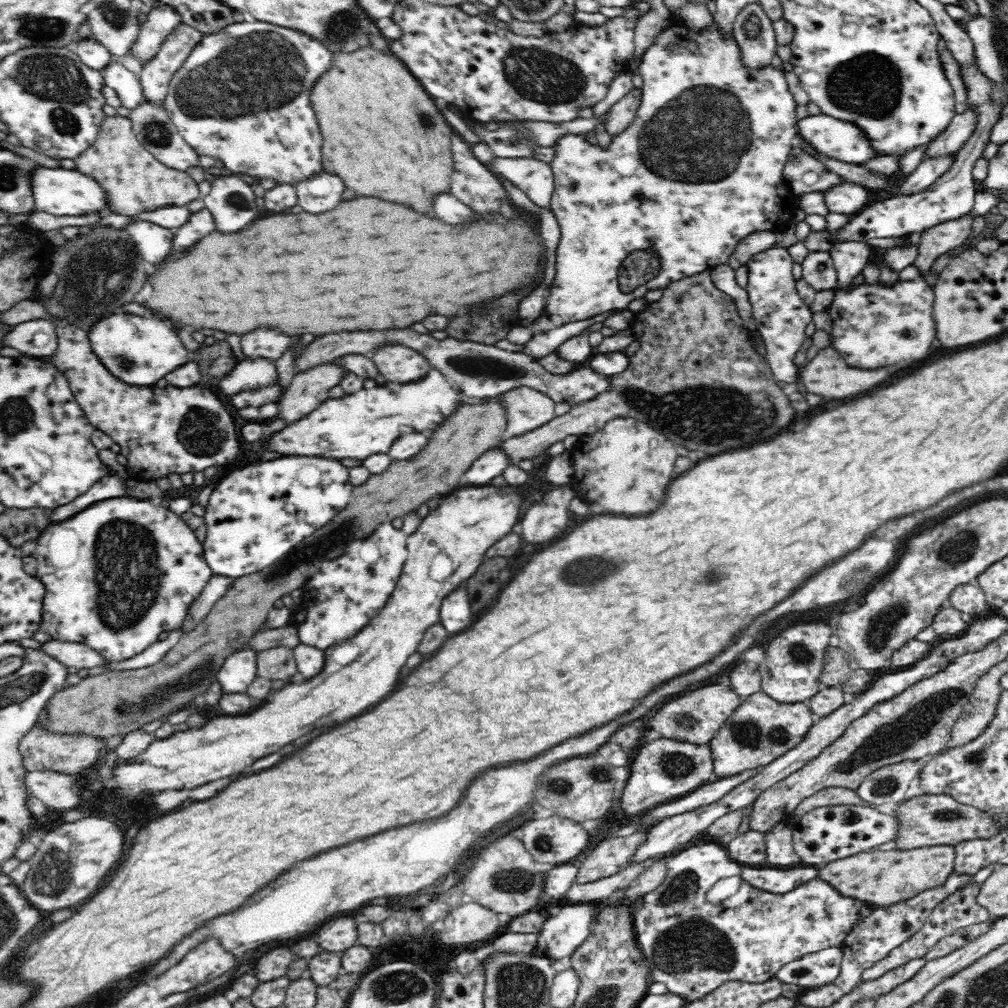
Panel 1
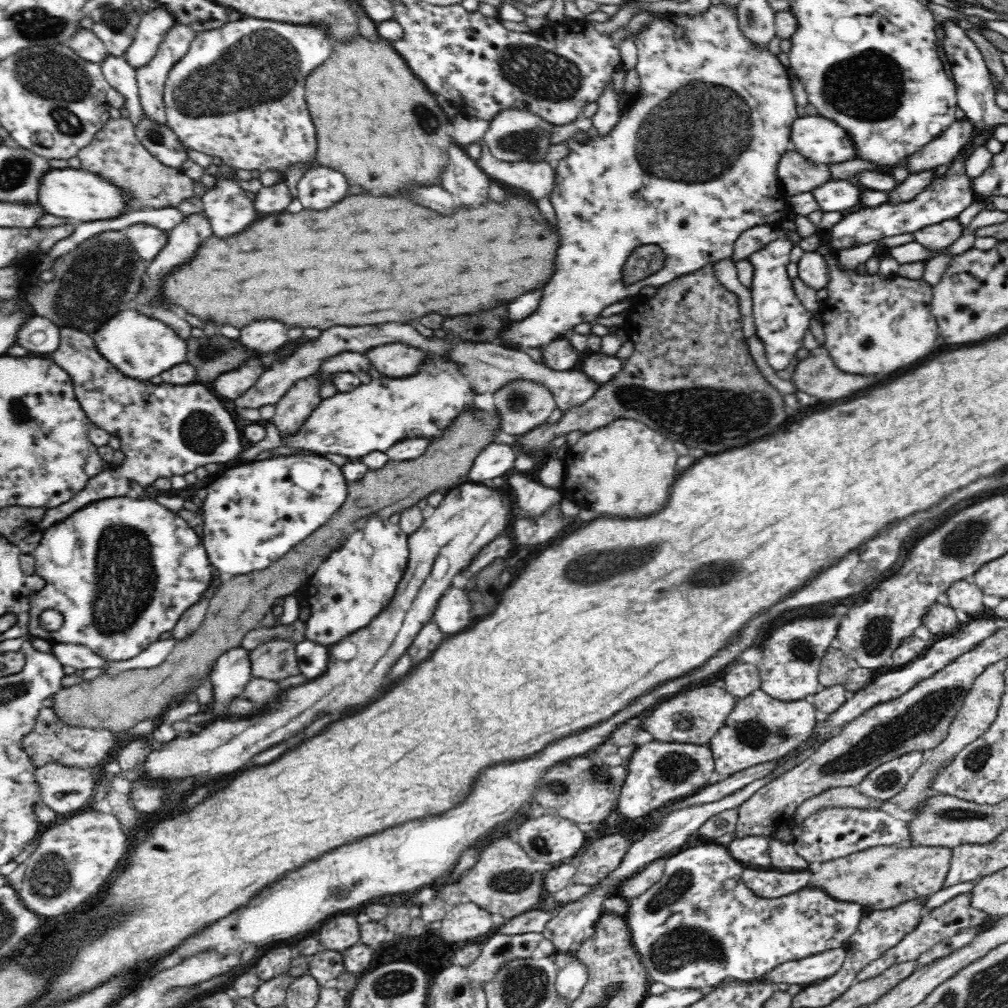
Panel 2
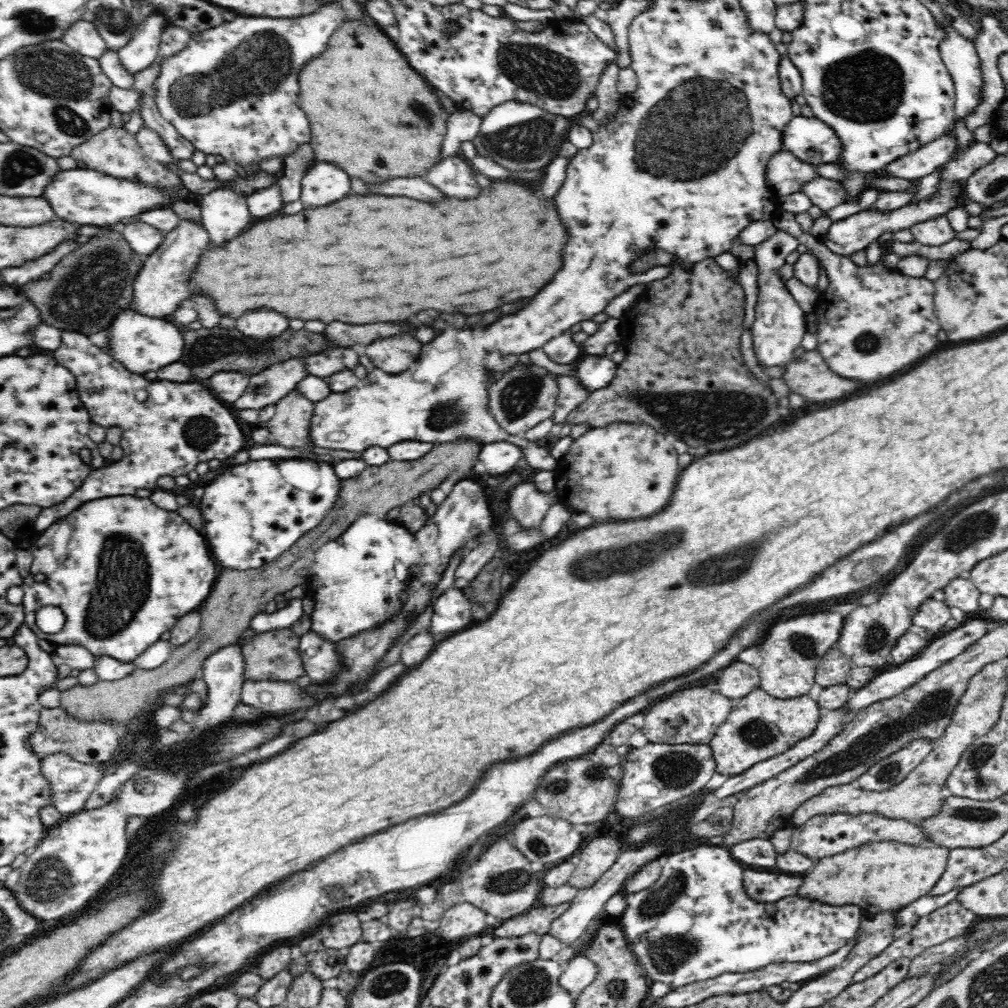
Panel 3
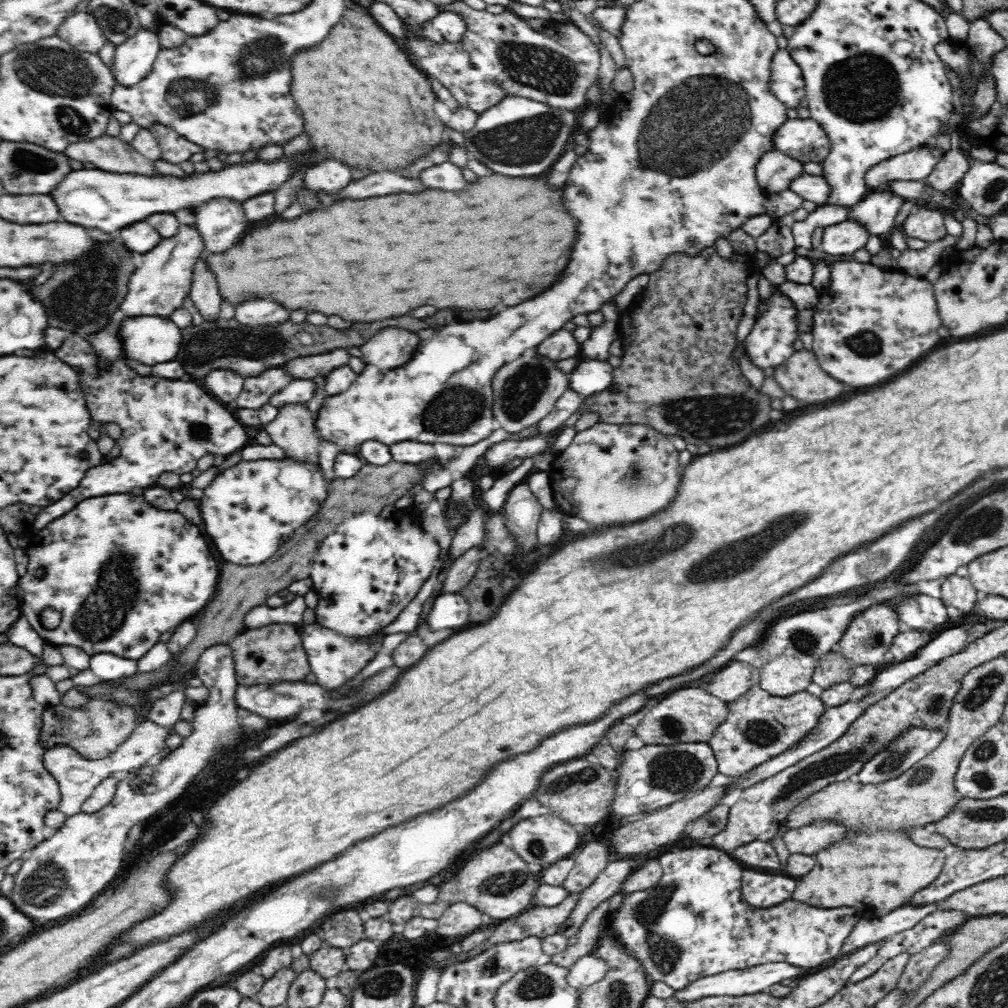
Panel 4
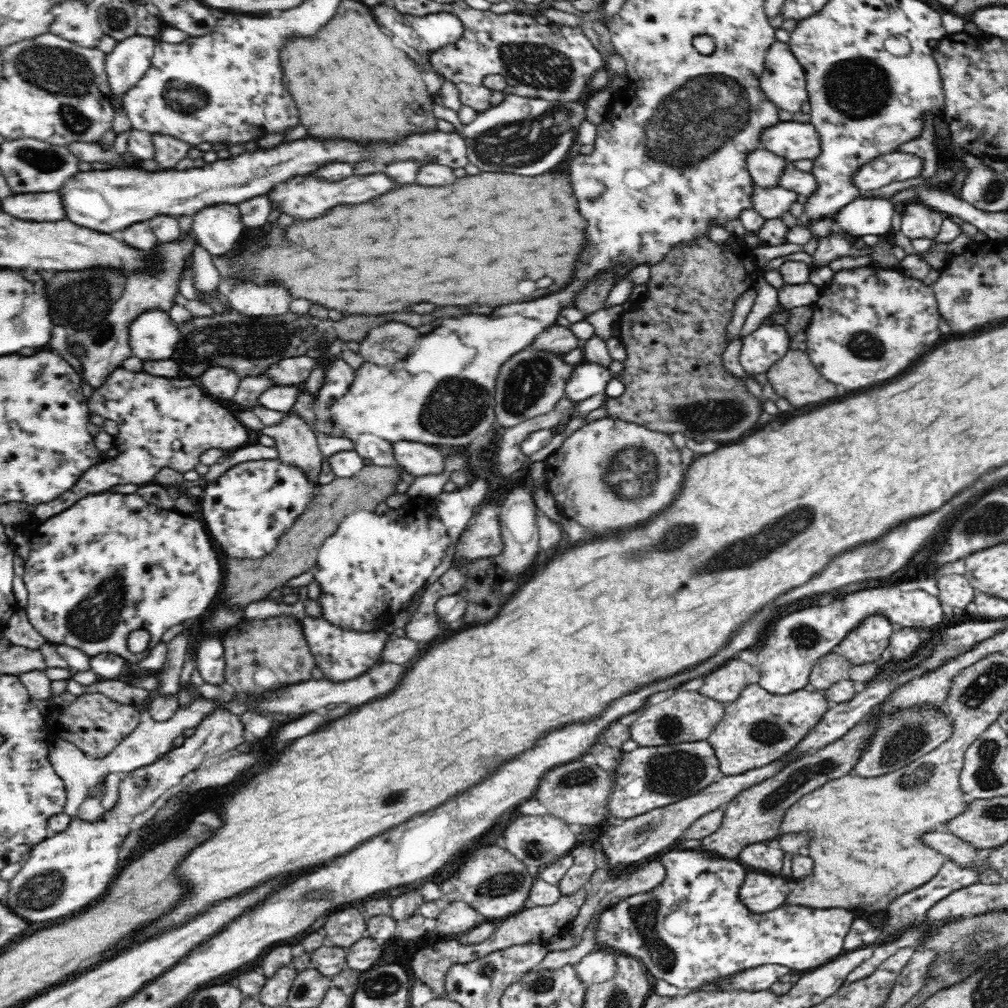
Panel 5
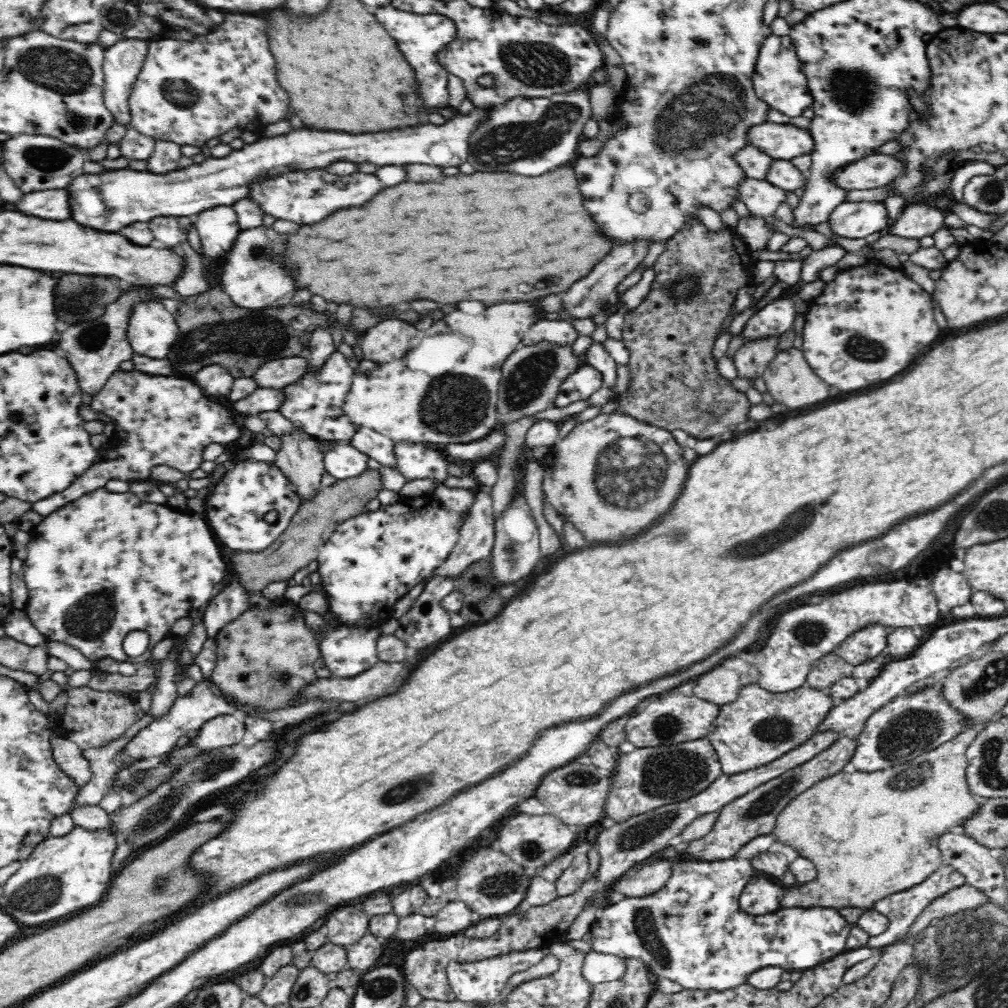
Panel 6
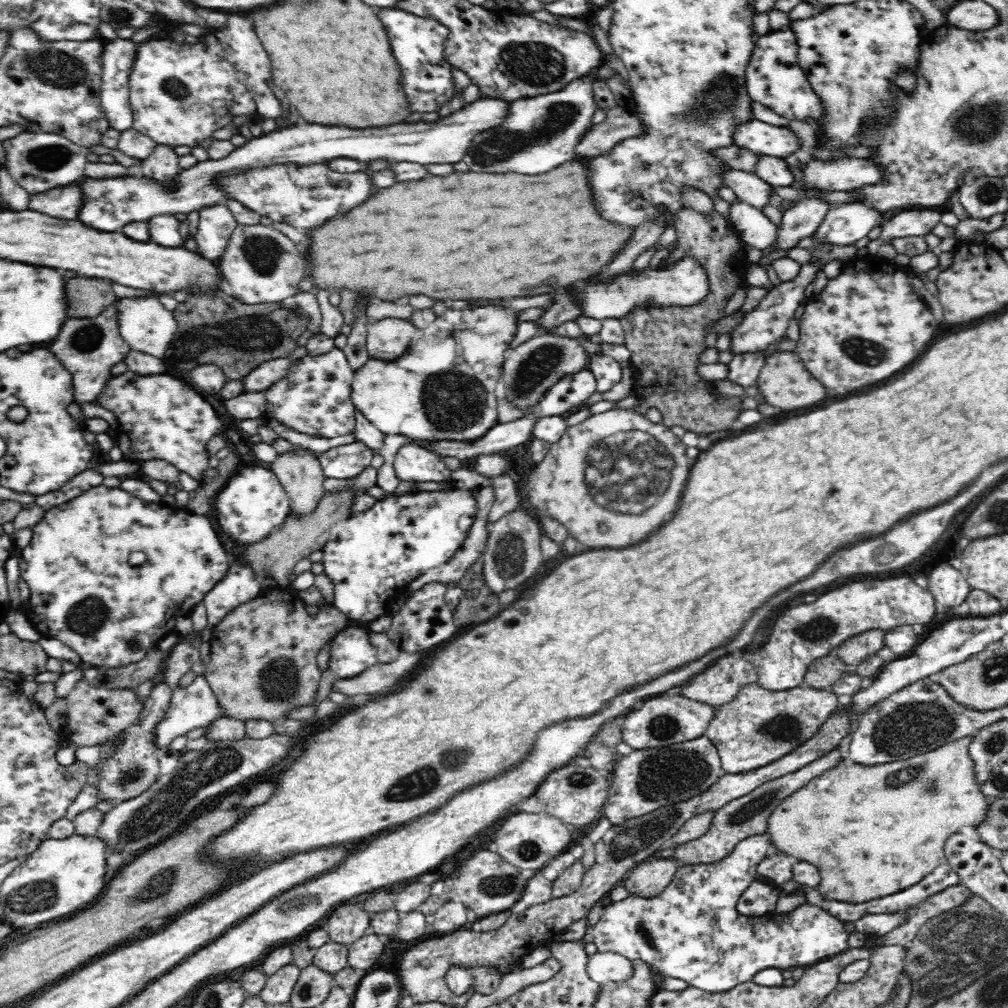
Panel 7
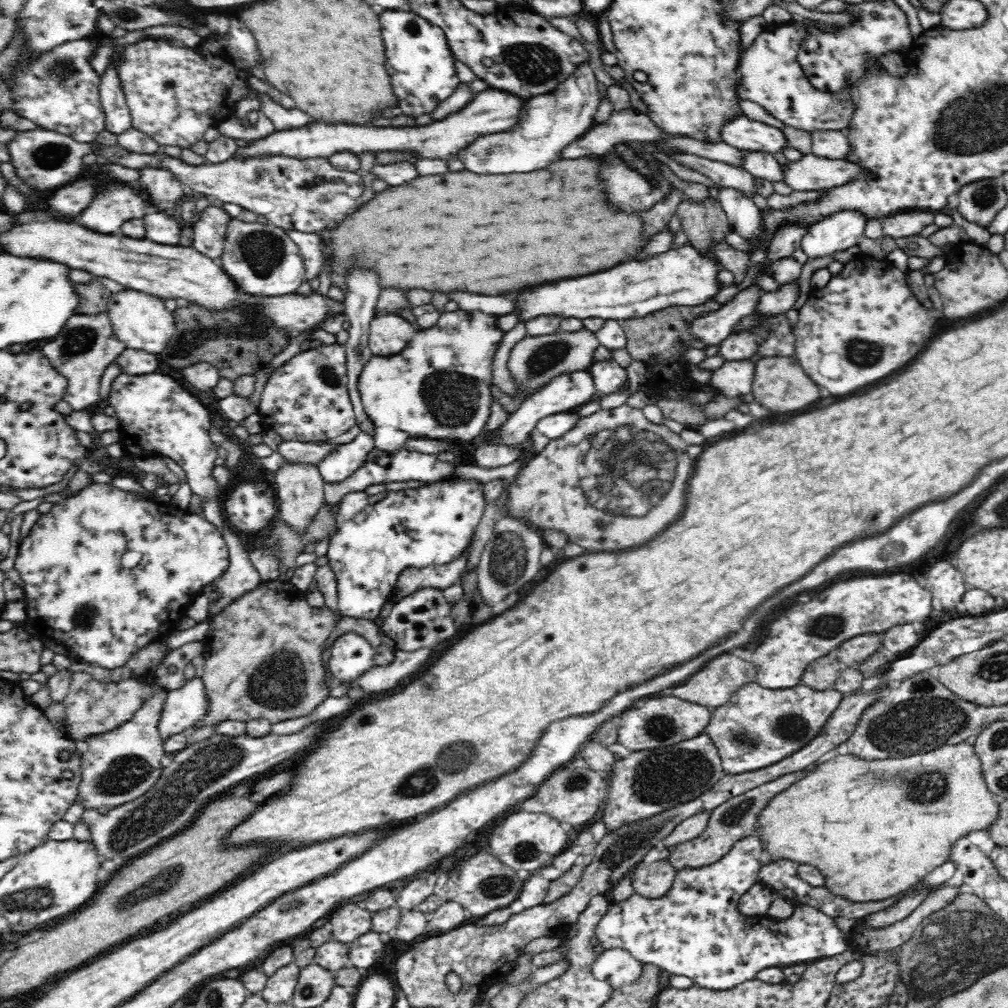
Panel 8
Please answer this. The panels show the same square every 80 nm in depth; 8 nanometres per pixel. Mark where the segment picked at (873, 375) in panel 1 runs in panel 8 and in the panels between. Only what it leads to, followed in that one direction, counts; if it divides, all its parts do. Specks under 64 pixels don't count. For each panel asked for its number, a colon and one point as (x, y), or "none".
2: (815, 375)
3: (806, 375)
4: (798, 376)
5: (792, 377)
6: (788, 379)
7: (783, 381)
8: (779, 385)

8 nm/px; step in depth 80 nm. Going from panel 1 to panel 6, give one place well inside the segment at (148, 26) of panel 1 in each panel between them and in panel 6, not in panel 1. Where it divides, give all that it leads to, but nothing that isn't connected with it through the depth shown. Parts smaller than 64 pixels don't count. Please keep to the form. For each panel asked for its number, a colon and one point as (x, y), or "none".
2: (153, 25)
3: (140, 53)
4: (132, 60)
5: (128, 60)
6: (121, 62)

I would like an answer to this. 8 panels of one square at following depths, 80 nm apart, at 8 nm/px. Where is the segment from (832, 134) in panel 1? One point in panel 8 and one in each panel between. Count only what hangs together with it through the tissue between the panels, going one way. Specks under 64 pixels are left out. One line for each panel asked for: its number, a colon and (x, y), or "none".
2: (818, 139)
3: (807, 138)
4: (803, 140)
5: (792, 141)
6: (783, 141)
7: (760, 137)
8: (739, 131)

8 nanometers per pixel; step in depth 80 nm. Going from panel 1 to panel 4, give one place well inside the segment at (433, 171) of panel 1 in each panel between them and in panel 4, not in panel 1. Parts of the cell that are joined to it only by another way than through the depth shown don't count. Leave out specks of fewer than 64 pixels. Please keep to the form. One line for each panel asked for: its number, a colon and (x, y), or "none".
2: (372, 114)
3: (369, 111)
4: (363, 101)

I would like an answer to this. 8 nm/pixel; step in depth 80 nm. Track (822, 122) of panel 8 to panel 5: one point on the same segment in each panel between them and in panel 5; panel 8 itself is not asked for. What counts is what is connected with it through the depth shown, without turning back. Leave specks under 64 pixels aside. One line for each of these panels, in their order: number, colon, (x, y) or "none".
5: (782, 80)
6: (777, 79)
7: (773, 77)

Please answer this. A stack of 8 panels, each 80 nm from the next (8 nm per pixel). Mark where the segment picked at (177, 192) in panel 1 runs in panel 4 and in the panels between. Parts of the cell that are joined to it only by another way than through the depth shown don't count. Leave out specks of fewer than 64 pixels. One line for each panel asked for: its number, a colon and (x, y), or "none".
2: (115, 152)
3: (114, 152)
4: (109, 153)

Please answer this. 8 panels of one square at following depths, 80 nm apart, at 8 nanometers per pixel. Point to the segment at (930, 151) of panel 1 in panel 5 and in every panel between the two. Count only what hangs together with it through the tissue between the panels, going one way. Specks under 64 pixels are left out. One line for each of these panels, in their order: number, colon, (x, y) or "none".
2: (943, 149)
3: (913, 166)
4: (914, 165)
5: (887, 168)

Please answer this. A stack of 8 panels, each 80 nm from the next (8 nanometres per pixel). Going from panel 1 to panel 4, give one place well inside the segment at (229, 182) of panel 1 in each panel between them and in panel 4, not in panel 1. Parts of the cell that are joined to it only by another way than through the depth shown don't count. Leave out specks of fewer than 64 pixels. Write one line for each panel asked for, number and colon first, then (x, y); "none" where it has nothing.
2: (228, 208)
3: (224, 215)
4: (220, 223)

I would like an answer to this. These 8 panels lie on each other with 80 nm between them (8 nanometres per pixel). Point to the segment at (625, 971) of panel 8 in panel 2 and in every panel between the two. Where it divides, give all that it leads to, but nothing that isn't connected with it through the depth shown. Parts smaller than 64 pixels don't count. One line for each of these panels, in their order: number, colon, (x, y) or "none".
2: (570, 981)
3: (580, 972)
4: (591, 968)
5: (596, 967)
6: (598, 967)
7: (604, 967)

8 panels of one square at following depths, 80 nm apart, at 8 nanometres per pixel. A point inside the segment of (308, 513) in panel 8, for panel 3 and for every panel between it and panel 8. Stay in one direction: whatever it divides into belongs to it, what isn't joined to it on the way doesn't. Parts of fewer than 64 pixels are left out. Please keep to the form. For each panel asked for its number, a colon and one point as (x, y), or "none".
3: (290, 426)
4: (293, 429)
5: (297, 446)
6: (300, 460)
7: (300, 475)

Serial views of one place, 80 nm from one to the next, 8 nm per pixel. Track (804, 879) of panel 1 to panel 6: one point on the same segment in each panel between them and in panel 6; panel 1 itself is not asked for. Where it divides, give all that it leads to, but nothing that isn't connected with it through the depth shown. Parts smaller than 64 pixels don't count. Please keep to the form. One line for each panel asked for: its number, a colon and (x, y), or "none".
2: (767, 883)
3: (763, 886)
4: (761, 889)
5: (761, 893)
6: (762, 895)

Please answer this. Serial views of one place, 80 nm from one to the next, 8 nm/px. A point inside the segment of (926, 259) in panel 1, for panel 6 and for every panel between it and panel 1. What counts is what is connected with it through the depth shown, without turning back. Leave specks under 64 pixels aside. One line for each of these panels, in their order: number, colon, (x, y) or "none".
2: (937, 236)
3: (936, 231)
4: (922, 223)
5: (918, 220)
6: (917, 220)

